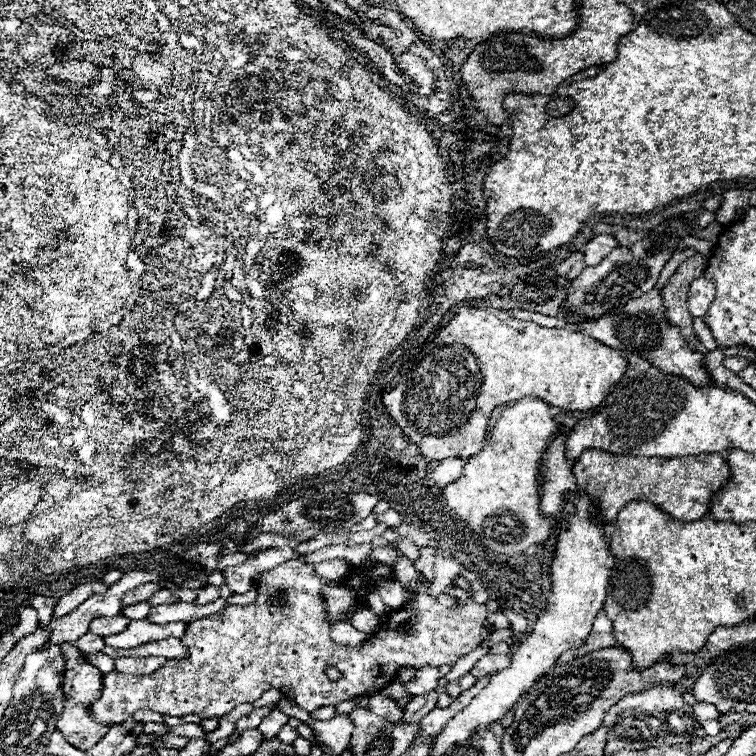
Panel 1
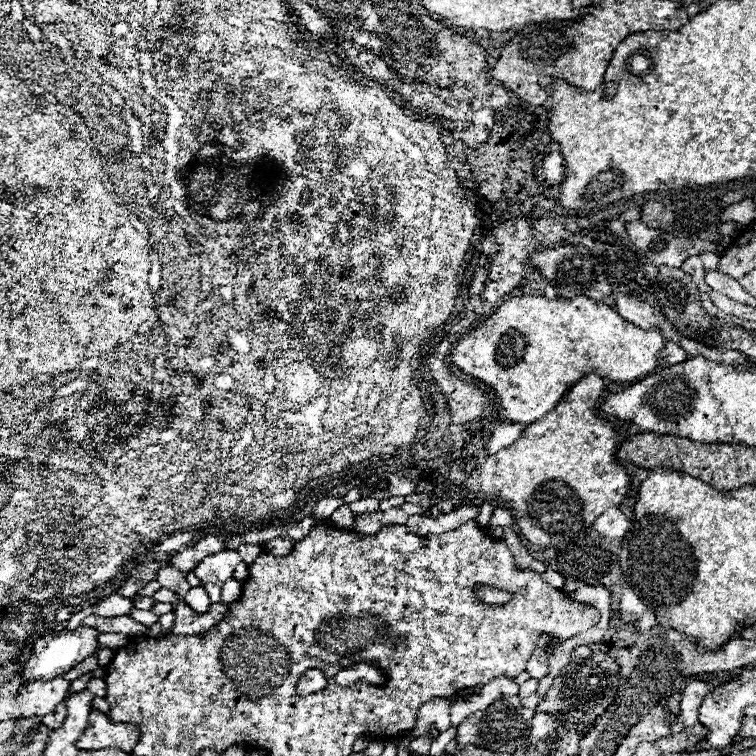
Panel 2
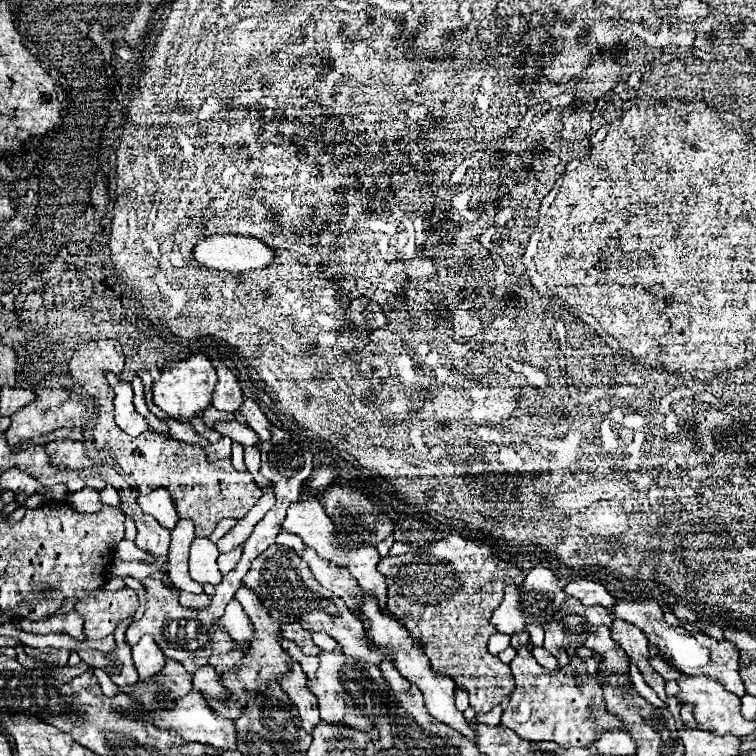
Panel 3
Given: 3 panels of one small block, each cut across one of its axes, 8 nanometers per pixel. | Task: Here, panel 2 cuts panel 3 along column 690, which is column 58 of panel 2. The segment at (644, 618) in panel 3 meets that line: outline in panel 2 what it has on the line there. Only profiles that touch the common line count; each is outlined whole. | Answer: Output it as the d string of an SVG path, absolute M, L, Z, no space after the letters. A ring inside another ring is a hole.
M80 626L72 632L58 632L58 634L52 634L52 636L46 636L42 640L38 640L34 644L34 654L32 658L28 660L28 664L24 666L24 672L22 672L22 680L52 680L56 676L62 676L64 672L72 670L76 664L80 664L82 660L86 660L88 656L96 656L98 658L98 664L100 666L106 666L112 656L114 656L114 650L100 650L100 644L98 644L98 632L94 628L88 628L88 626Z

